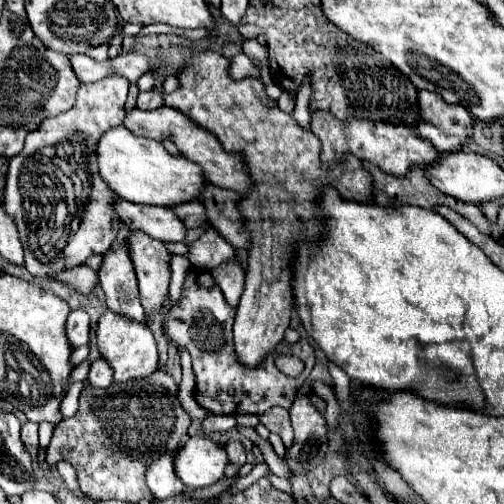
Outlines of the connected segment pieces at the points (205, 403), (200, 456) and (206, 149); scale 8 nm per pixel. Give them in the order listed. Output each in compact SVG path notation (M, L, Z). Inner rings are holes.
M193 266L187 272L179 302L167 310L163 322L163 334L173 344L177 344L177 348L185 348L191 354L197 404L211 414L229 414L229 416L263 414L271 406L289 408L295 400L297 390L305 384L315 364L315 354L311 344L305 338L301 338L295 346L287 346L285 342L281 342L275 348L275 352L263 360L261 368L249 370L237 362L237 356L233 352L233 334L231 334L233 316L235 312L227 306L223 292L215 284L211 272ZM281 354L299 356L299 360L305 362L305 370L299 374L299 378L289 378L275 366L275 358Z
M191 436L179 450L175 460L177 478L189 488L205 488L223 478L227 466L225 446L207 436Z
M159 106L155 110L139 110L139 108L133 108L133 110L127 112L123 126L129 128L135 136L153 138L153 140L159 140L159 142L171 140L177 146L179 154L183 158L199 164L203 168L205 180L211 182L211 184L215 184L215 186L229 188L229 190L235 190L235 192L241 192L241 194L251 186L249 184L251 180L249 180L249 176L247 176L247 172L245 172L243 164L241 164L241 158L239 156L231 156L229 152L225 152L221 148L219 140L211 132L199 128L195 122L187 120L181 112L177 112L173 108L167 108L167 106Z

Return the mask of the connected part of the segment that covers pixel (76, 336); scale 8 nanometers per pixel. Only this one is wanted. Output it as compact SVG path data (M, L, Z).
M81 310L71 312L67 316L65 332L67 332L67 340L73 348L85 346L89 342L89 314L85 314Z

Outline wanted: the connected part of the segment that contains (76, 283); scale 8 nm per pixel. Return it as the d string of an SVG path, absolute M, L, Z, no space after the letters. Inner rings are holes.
M83 264L79 268L71 268L67 272L61 272L61 276L57 276L57 280L65 282L65 284L71 284L75 290L87 294L97 284L97 272Z

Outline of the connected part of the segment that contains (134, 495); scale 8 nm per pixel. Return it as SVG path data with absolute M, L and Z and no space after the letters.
M163 370L109 388L85 386L77 414L55 426L51 444L45 450L47 464L51 468L61 460L73 464L81 490L93 500L153 500L145 484L145 468L157 456L175 452L185 440L189 426L191 418L177 400L177 384Z

